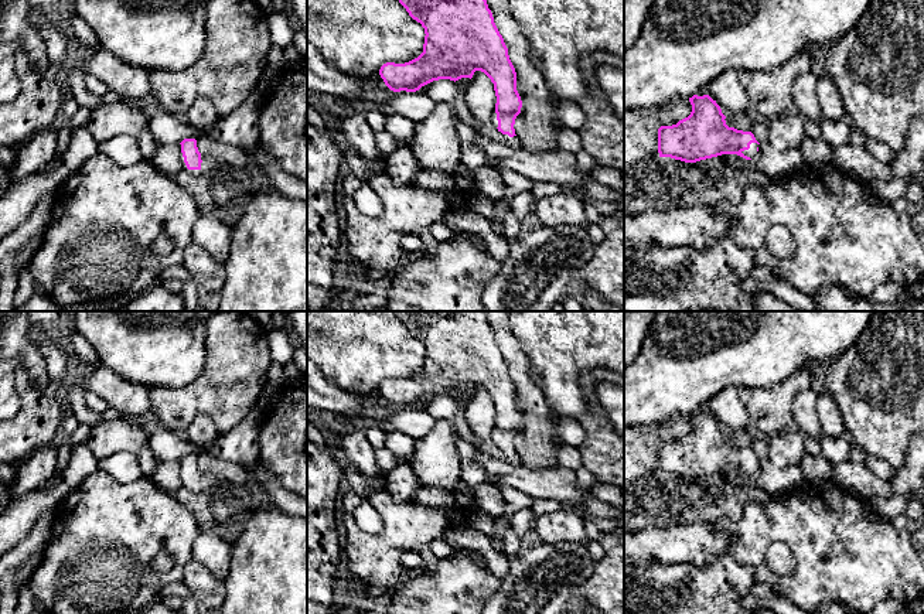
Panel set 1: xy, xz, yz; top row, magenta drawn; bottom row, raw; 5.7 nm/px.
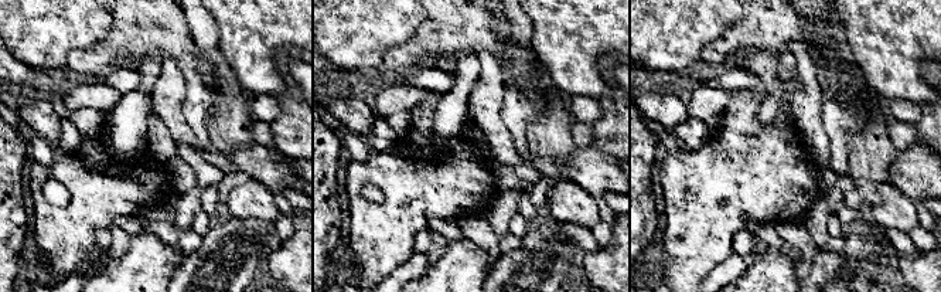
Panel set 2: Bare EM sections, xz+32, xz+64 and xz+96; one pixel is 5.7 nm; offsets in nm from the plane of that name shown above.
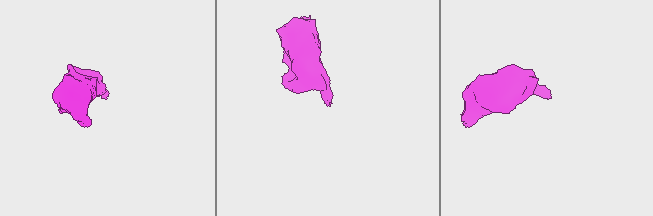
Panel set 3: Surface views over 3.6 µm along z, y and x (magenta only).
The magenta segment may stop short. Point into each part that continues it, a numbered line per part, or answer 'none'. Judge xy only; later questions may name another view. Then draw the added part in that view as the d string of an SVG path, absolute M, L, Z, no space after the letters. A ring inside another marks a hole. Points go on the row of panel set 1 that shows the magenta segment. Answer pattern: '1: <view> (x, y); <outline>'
1: xy (208, 163); M181 153L181 166L183 166L183 171L187 171L188 174L191 175L201 175L201 174L207 174L212 170L215 170L218 167L218 163L209 157L209 156L202 156L201 154L201 168L200 170L188 170L185 163L184 163L184 157L183 157L183 153Z

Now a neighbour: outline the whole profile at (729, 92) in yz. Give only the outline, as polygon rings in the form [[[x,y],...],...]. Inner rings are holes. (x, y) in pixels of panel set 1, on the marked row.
[[[736,71],[715,78],[705,91],[726,115],[746,113],[750,109],[746,88],[740,81],[740,74]]]

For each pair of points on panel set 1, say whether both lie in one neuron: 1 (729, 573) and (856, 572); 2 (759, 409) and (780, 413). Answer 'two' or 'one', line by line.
1: two
2: one

